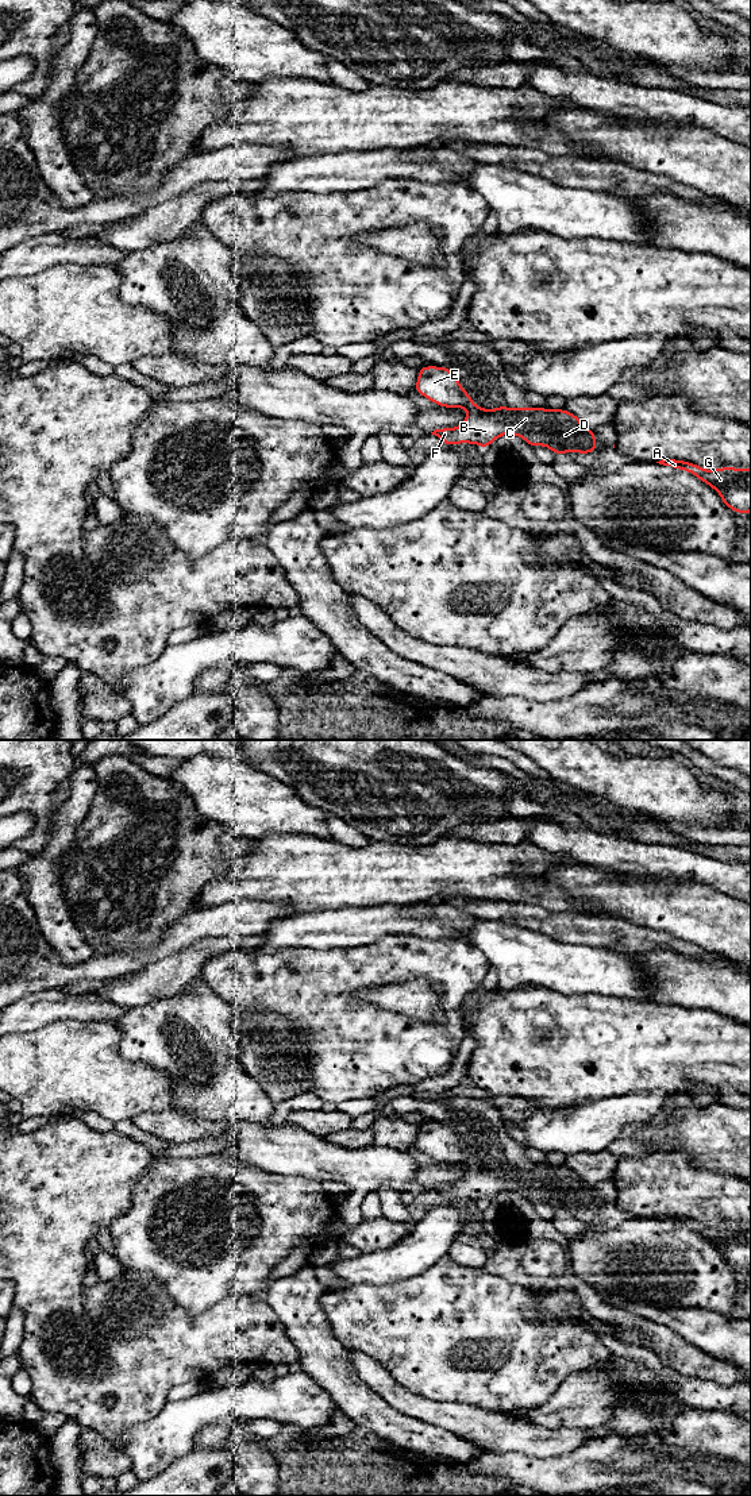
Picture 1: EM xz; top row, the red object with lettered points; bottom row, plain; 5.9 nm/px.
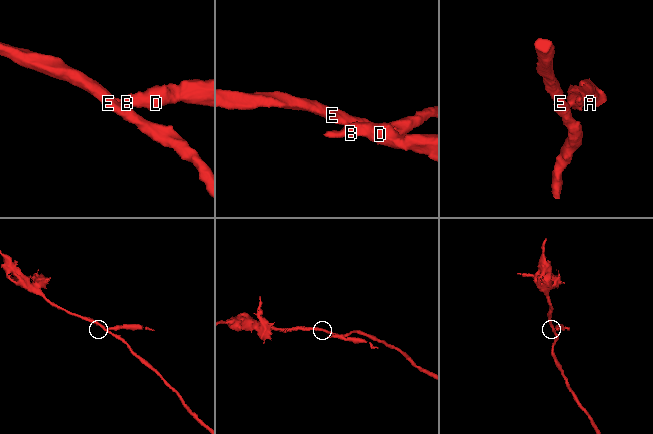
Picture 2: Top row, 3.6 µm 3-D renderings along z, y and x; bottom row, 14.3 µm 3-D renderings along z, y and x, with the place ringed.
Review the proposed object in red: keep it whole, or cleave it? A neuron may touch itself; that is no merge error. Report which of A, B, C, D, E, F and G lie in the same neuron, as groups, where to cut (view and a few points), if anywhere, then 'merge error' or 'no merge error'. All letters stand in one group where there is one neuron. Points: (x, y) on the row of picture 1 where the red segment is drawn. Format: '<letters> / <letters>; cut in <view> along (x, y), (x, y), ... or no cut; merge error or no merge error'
A B C D F G / E; cut in xz along (473, 404), (466, 407); merge error

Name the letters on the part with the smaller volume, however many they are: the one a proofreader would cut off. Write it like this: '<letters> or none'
A, B, C, D, F, G

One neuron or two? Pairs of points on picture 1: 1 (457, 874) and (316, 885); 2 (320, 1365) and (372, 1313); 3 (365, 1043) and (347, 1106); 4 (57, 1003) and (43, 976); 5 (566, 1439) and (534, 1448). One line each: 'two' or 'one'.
1: one
2: two
3: two
4: two
5: one

